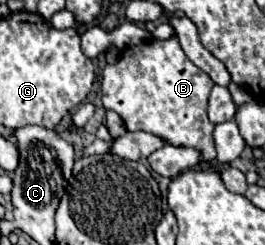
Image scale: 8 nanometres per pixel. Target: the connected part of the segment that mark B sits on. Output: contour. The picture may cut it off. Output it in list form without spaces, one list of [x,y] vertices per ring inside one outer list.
[[[172,35],[166,41],[152,39],[142,45],[136,45],[126,53],[126,57],[122,61],[118,61],[116,65],[106,65],[106,69],[102,73],[102,105],[104,105],[104,109],[116,111],[122,117],[128,131],[146,131],[146,133],[160,137],[162,141],[166,141],[170,145],[194,147],[194,149],[202,151],[200,165],[206,165],[216,159],[214,139],[212,139],[214,125],[208,121],[208,115],[206,115],[208,95],[210,95],[212,85],[214,85],[212,79],[184,55],[184,51],[178,43],[178,37]]]

